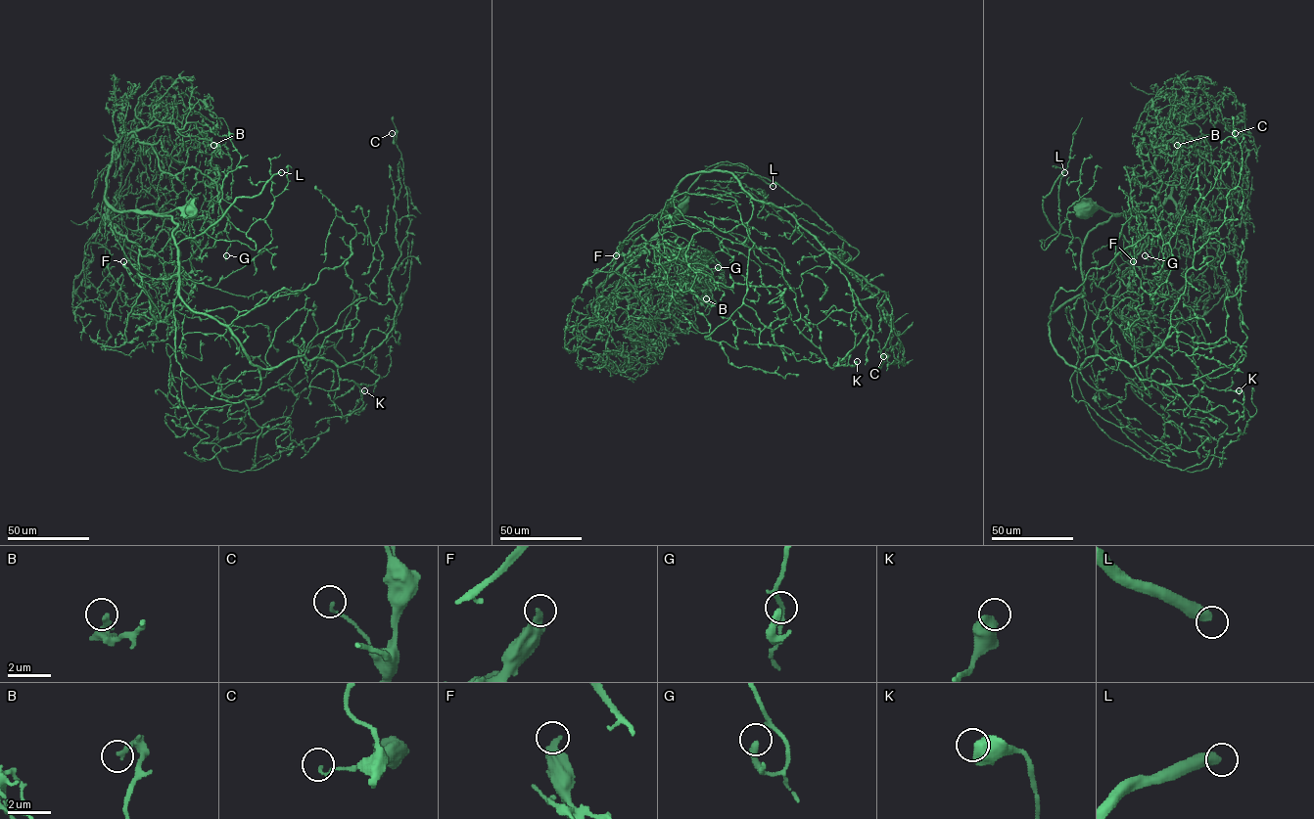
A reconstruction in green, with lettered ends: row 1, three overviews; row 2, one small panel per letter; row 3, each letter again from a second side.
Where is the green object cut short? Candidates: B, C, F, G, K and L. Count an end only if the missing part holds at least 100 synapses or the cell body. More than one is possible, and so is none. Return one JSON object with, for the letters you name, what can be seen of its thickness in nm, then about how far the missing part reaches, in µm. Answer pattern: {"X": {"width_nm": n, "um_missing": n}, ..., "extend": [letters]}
{"L": {"width_nm": 440, "um_missing": 200}, "extend": ["L"]}

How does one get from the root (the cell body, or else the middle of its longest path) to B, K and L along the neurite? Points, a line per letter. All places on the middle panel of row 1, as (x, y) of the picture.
B: (684, 206), (597, 287), (597, 295), (613, 305), (656, 272), (663, 281), (674, 277), (691, 278), (706, 298)
K: (684, 206), (656, 235), (698, 172), (728, 171), (785, 209), (848, 283), (855, 341), (839, 364), (857, 361)
L: (684, 206), (656, 235), (669, 222), (666, 207), (680, 201), (700, 175), (718, 165), (746, 167), (773, 186)

